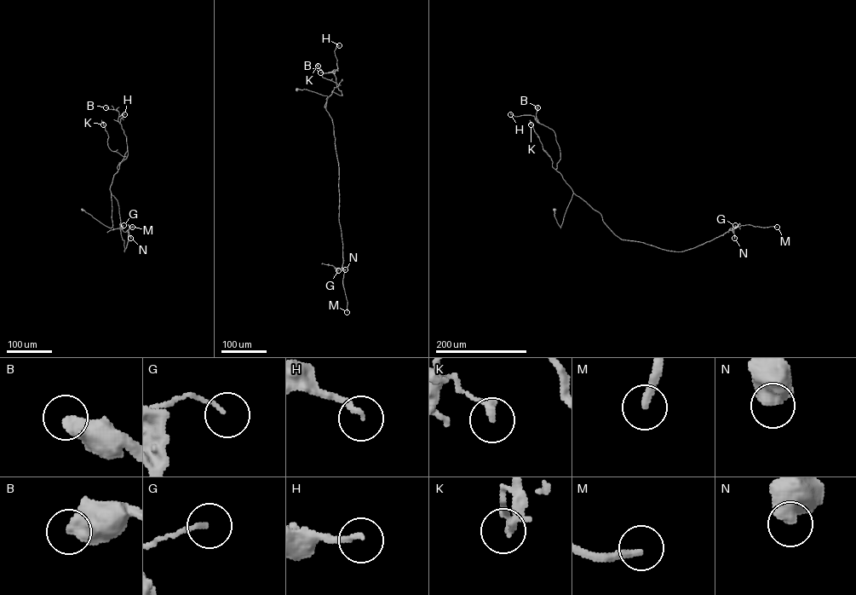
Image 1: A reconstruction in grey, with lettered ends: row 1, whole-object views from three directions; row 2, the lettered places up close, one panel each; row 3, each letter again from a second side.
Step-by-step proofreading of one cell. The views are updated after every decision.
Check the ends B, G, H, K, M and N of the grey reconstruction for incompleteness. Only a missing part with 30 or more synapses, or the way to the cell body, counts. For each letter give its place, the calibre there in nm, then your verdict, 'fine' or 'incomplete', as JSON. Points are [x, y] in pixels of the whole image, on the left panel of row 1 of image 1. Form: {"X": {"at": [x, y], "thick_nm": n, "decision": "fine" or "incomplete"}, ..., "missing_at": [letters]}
{"B": {"at": [106, 107], "thick_nm": 550, "decision": "fine"}, "G": {"at": [123, 225], "thick_nm": 120, "decision": "fine"}, "H": {"at": [124, 114], "thick_nm": 180, "decision": "fine"}, "K": {"at": [103, 124], "thick_nm": 190, "decision": "fine"}, "M": {"at": [132, 227], "thick_nm": 240, "decision": "incomplete"}, "N": {"at": [130, 238], "thick_nm": 700, "decision": "fine"}, "missing_at": ["M"]}

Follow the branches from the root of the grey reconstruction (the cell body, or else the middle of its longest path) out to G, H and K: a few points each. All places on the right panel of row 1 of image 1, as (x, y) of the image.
G: (554, 210), (560, 228), (574, 193), (598, 211), (622, 239), (677, 251), (733, 232), (735, 225)
H: (554, 210), (560, 228), (573, 193), (556, 170), (560, 154), (554, 132), (537, 122), (533, 116), (510, 114)
K: (554, 210), (560, 228), (573, 193), (552, 166), (551, 159), (543, 151), (531, 124)

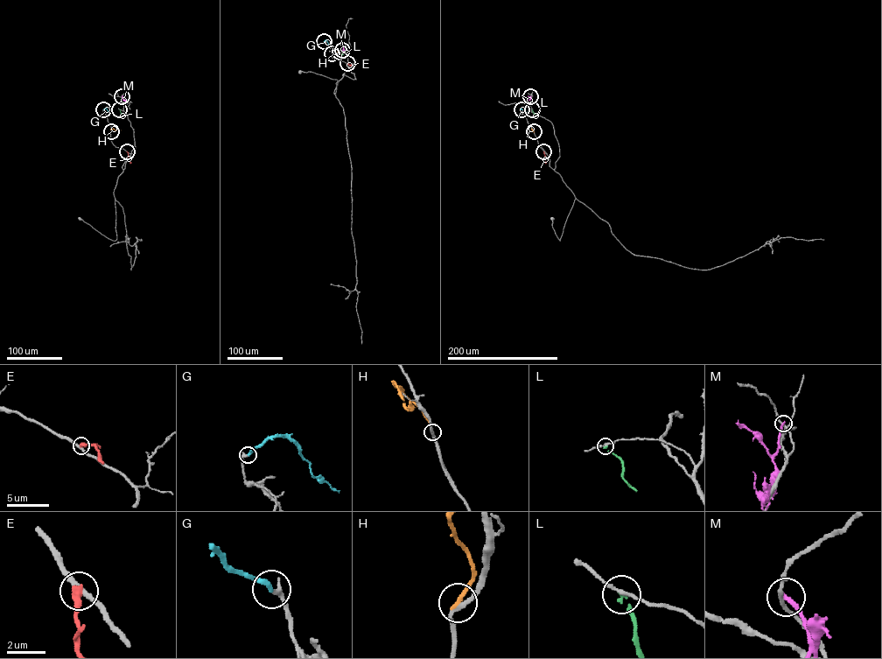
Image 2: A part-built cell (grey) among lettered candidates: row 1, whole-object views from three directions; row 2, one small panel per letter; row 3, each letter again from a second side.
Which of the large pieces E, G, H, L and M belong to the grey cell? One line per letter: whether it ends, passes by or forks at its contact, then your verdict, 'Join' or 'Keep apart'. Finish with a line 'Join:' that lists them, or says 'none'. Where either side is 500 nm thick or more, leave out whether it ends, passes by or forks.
E: It ends there. Keep apart
G: It ends there. Join
H: It ends there. Keep apart
L: It ends there. Keep apart
M: It ends there. Keep apart
Join: G

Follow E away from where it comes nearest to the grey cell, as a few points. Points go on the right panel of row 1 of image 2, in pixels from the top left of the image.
E: (543, 151), (545, 163)

